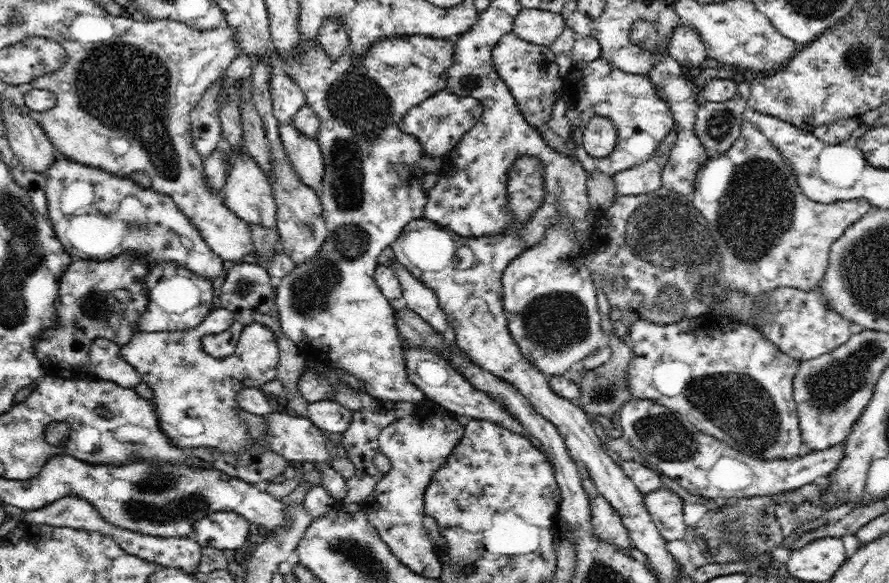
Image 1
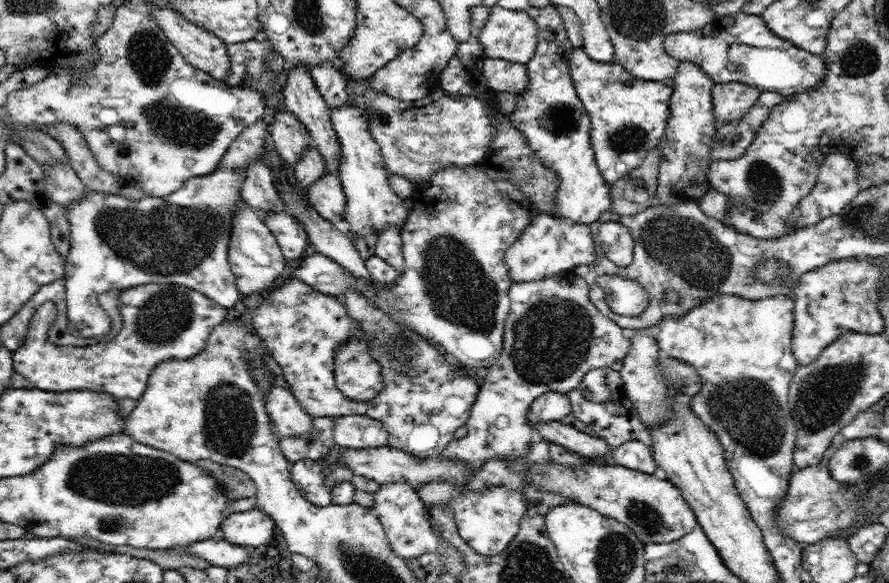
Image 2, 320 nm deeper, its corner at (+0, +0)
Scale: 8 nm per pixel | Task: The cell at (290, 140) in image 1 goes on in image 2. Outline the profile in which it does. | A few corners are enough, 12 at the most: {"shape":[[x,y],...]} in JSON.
{"shape":[[327,171],[306,190],[309,204],[332,225],[345,220],[346,196]]}

